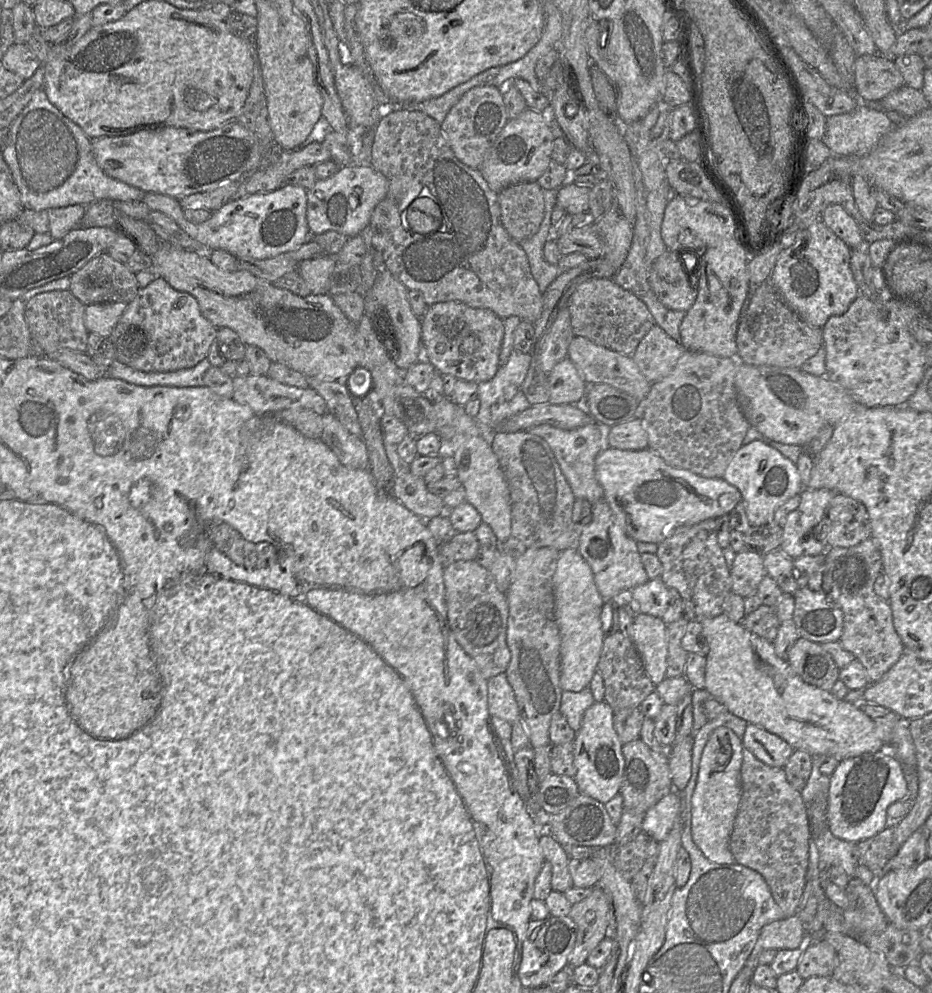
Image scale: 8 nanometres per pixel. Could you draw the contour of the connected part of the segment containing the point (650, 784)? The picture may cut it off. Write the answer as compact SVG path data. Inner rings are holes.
M639 738L622 745L622 754L624 770L619 793L623 797L624 809L645 814L648 809L674 790L667 751L656 752Z

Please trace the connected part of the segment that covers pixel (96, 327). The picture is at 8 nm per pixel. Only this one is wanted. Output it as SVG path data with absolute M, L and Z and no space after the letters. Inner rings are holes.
M108 302L95 303L86 306L84 324L89 332L96 333L102 338L108 338L128 303Z

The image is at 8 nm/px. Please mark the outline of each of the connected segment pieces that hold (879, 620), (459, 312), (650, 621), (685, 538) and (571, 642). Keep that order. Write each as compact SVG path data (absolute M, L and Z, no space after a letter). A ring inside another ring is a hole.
M872 537L852 547L832 547L825 551L822 591L829 595L843 612L843 632L839 643L843 649L851 652L865 668L869 684L879 681L905 652L901 638L894 629L889 603L874 592L874 582L881 570L881 552L877 542Z
M448 301L429 306L421 318L421 341L423 357L441 375L452 375L456 379L469 382L485 382L492 379L499 369L499 356L504 337L504 323L490 309L472 308L464 303ZM468 336L475 337L474 351L469 354L460 352L460 346Z
M638 614L633 619L631 640L654 685L666 677L667 628L659 617Z
M716 518L676 529L658 544L656 555L662 564L660 579L667 588L673 588L680 594L684 616L688 620L700 622L723 613L724 602L733 592L730 568L717 542Z
M566 549L560 552L556 571L553 576L555 619L558 625L560 646L560 686L562 691L580 692L590 685L600 659L603 639L600 614L604 601L594 582L592 570L578 550Z

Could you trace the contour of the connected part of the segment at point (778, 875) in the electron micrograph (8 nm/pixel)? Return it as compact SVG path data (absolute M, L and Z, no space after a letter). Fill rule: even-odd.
M743 747L741 765L742 796L730 835L729 848L735 862L758 872L768 884L776 904L785 917L796 915L806 884L811 831L807 808L801 793L787 781L783 768L771 767Z

